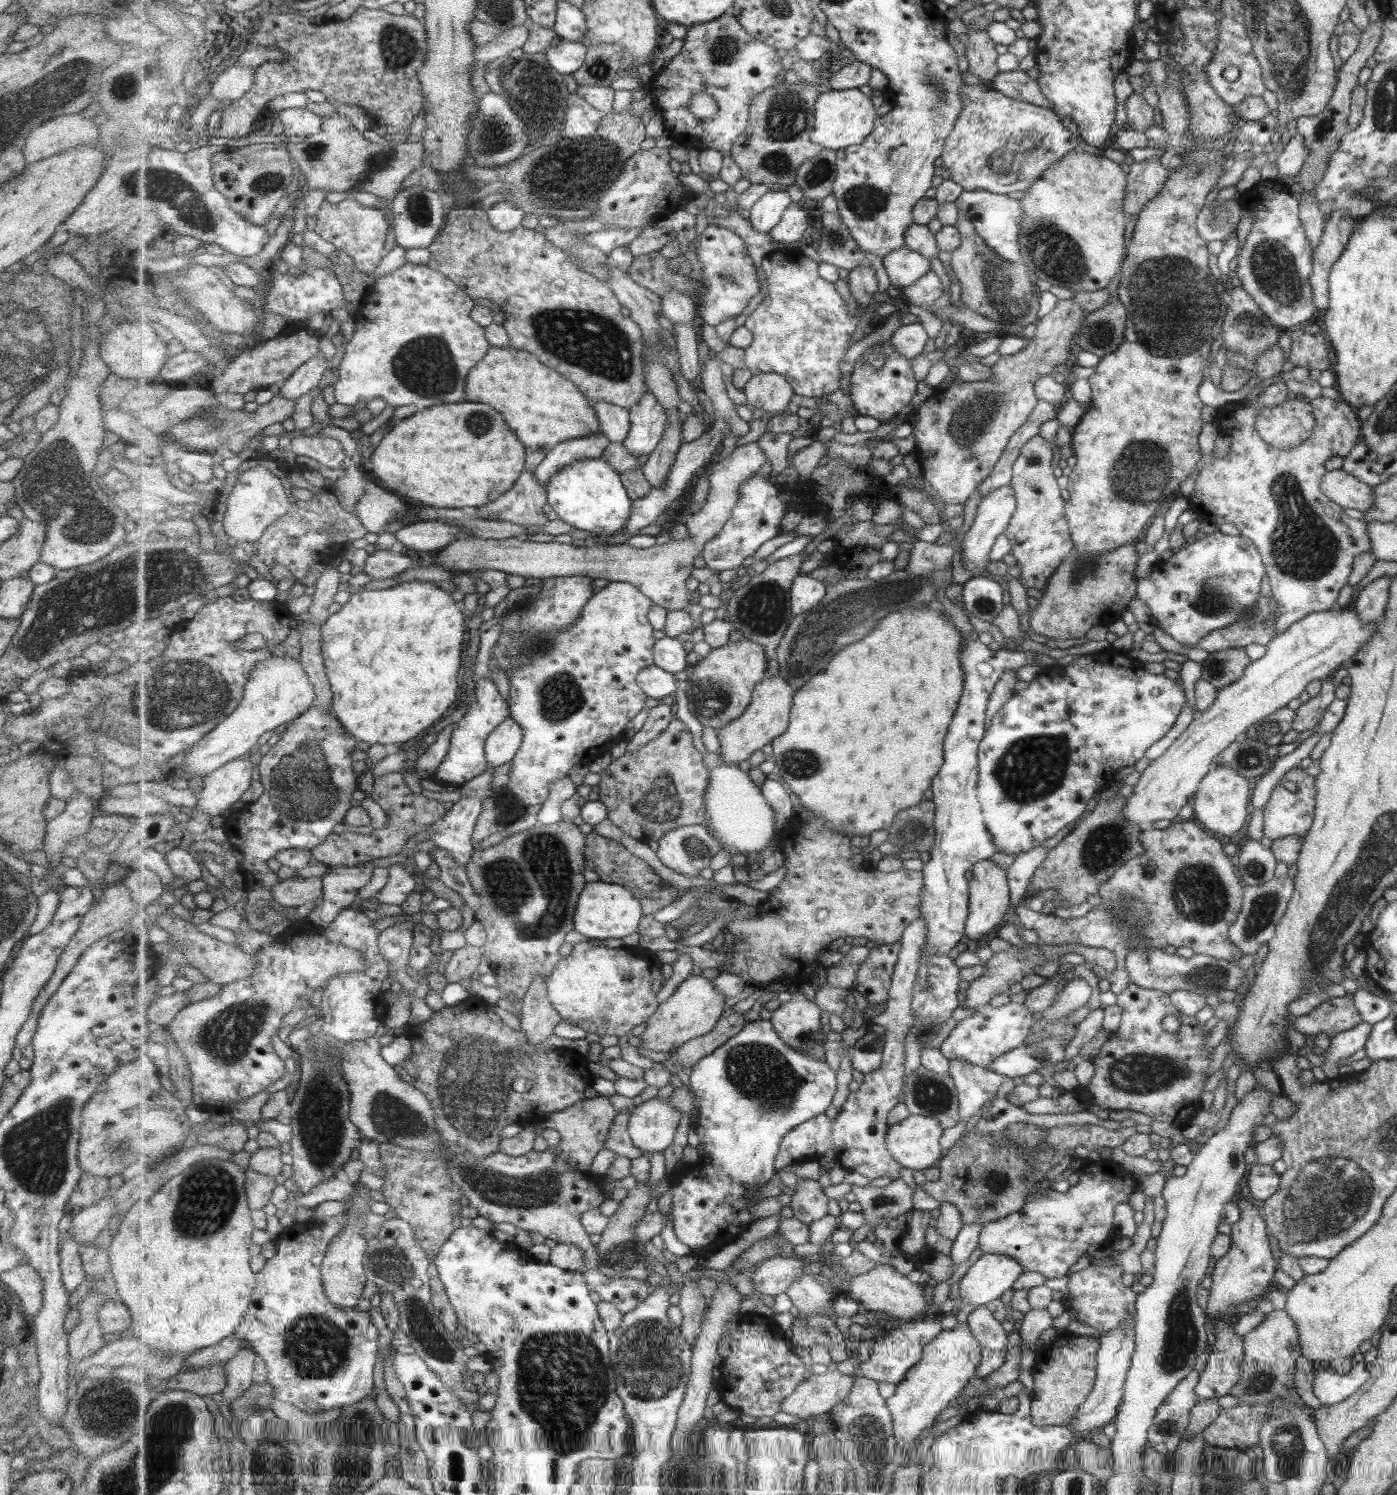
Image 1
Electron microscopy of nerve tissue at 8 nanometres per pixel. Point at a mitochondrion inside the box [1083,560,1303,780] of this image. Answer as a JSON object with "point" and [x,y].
{"point":[1211,601]}

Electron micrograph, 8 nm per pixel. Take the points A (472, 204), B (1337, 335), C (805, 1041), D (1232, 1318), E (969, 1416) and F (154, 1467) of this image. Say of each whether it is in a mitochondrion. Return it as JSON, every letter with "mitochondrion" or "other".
{"A":"other","B":"other","C":"mitochondrion","D":"other","E":"other","F":"mitochondrion"}

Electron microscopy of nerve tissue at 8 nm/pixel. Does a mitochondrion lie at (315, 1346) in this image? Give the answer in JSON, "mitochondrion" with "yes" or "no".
{"mitochondrion":"yes"}

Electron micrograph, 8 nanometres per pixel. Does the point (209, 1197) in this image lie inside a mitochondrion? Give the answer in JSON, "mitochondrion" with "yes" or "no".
{"mitochondrion":"yes"}

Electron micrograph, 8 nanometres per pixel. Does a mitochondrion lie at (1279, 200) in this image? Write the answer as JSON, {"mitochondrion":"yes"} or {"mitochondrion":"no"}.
{"mitochondrion":"no"}

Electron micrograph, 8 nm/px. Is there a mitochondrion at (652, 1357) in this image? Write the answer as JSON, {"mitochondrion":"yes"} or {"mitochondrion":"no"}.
{"mitochondrion":"yes"}

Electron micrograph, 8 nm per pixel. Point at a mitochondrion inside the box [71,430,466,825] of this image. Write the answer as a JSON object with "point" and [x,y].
{"point":[186,694]}

